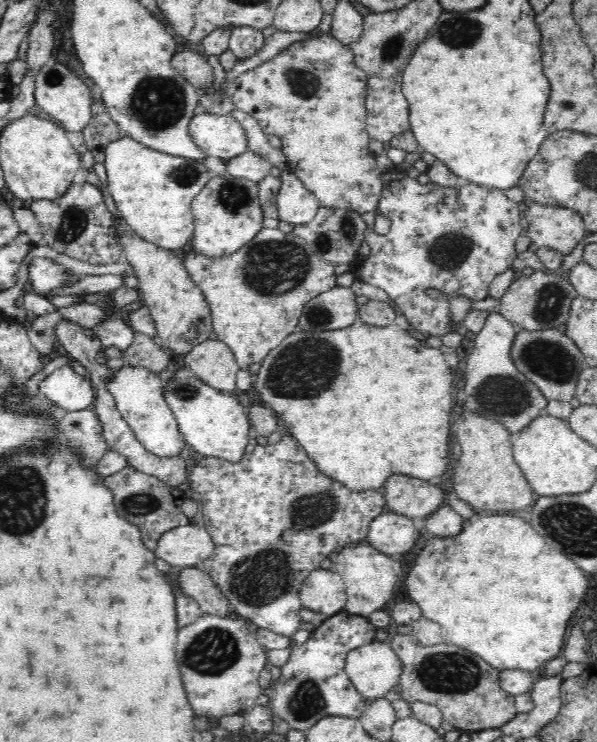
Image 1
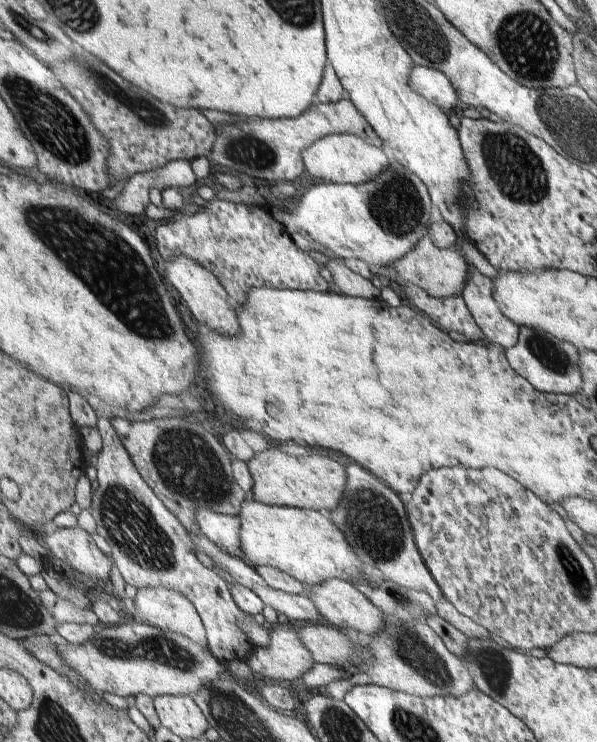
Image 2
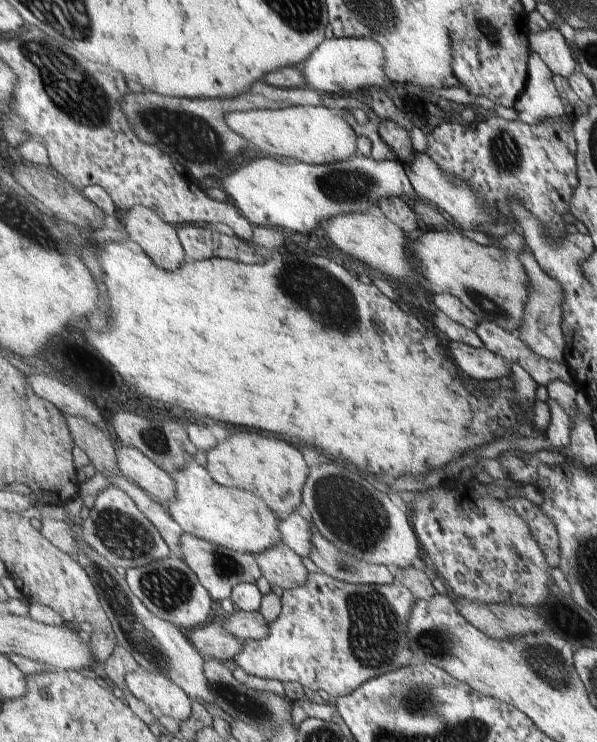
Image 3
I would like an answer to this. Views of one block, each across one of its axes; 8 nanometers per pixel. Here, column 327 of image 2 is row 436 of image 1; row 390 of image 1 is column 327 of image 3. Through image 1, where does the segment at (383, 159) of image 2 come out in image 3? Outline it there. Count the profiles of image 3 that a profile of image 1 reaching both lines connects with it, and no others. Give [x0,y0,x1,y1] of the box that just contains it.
[225,106,357,165]

